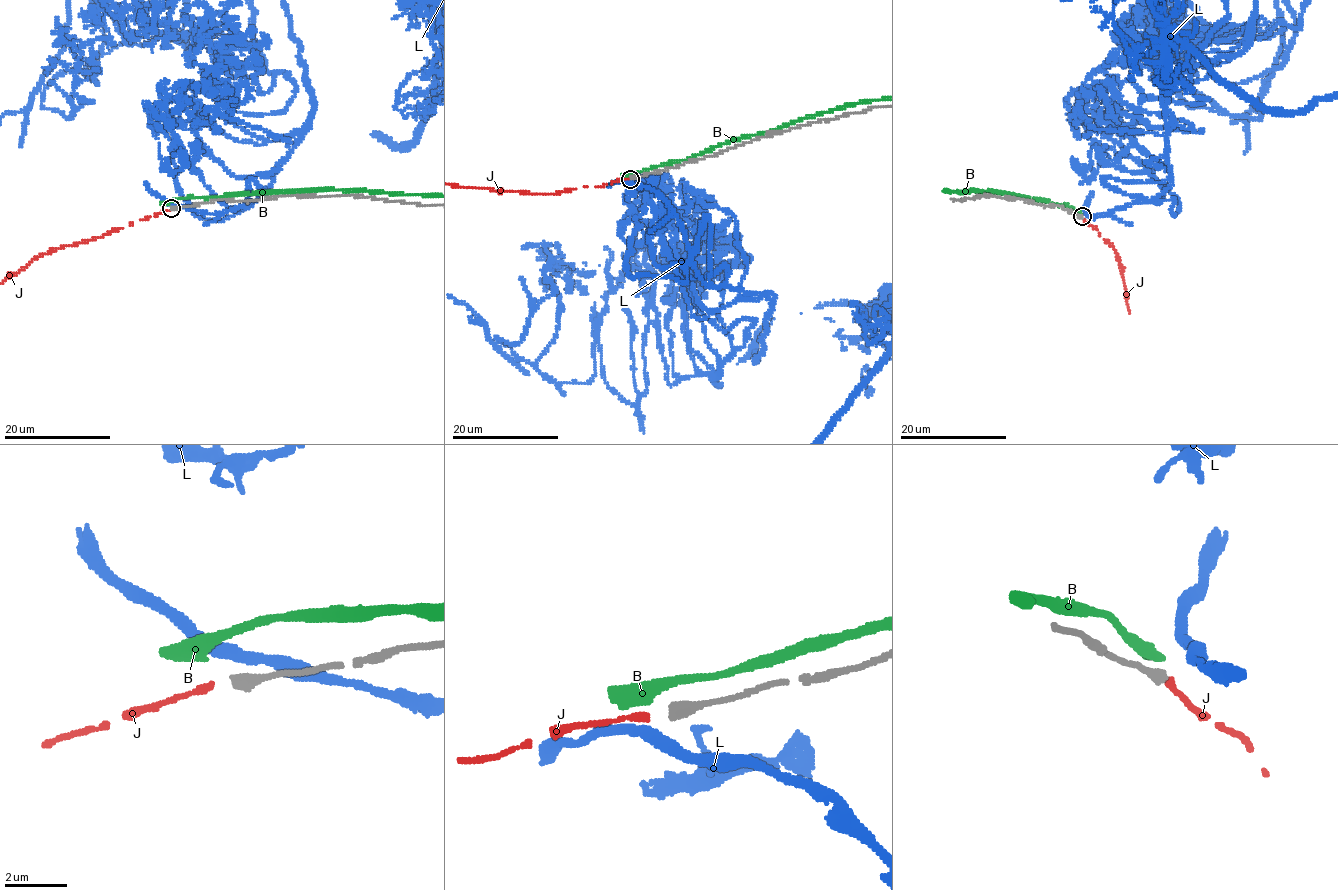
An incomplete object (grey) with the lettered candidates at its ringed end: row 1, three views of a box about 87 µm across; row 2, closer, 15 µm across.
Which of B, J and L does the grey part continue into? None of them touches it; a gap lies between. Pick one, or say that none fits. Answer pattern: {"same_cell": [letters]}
{"same_cell": ["J"]}

